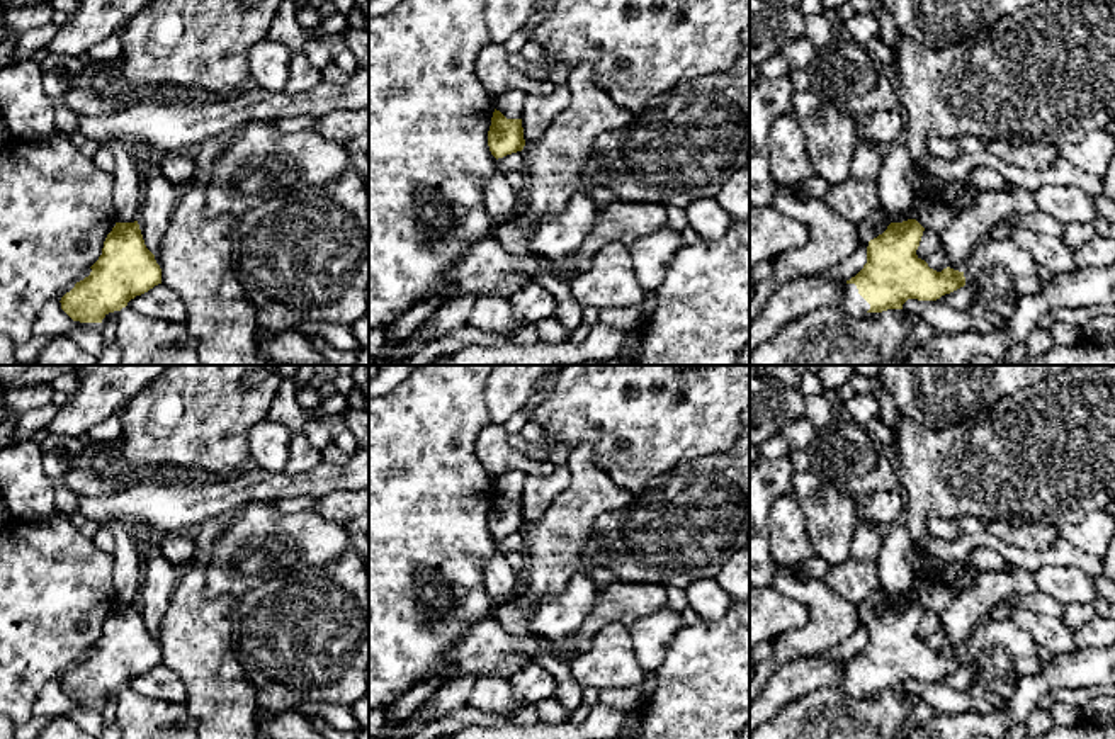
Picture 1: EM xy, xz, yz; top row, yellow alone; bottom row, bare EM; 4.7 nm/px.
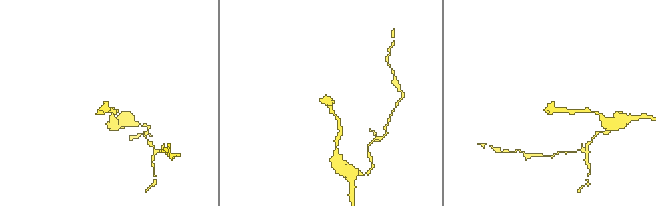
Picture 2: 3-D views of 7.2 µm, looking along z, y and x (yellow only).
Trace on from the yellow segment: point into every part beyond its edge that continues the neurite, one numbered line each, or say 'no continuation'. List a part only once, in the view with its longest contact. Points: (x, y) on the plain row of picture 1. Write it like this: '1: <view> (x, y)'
1: yz (852, 682)

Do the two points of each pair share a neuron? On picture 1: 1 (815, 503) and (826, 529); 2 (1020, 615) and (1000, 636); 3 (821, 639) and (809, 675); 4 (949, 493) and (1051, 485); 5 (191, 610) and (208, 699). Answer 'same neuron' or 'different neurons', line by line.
1: same neuron
2: different neurons
3: different neurons
4: same neuron
5: same neuron

